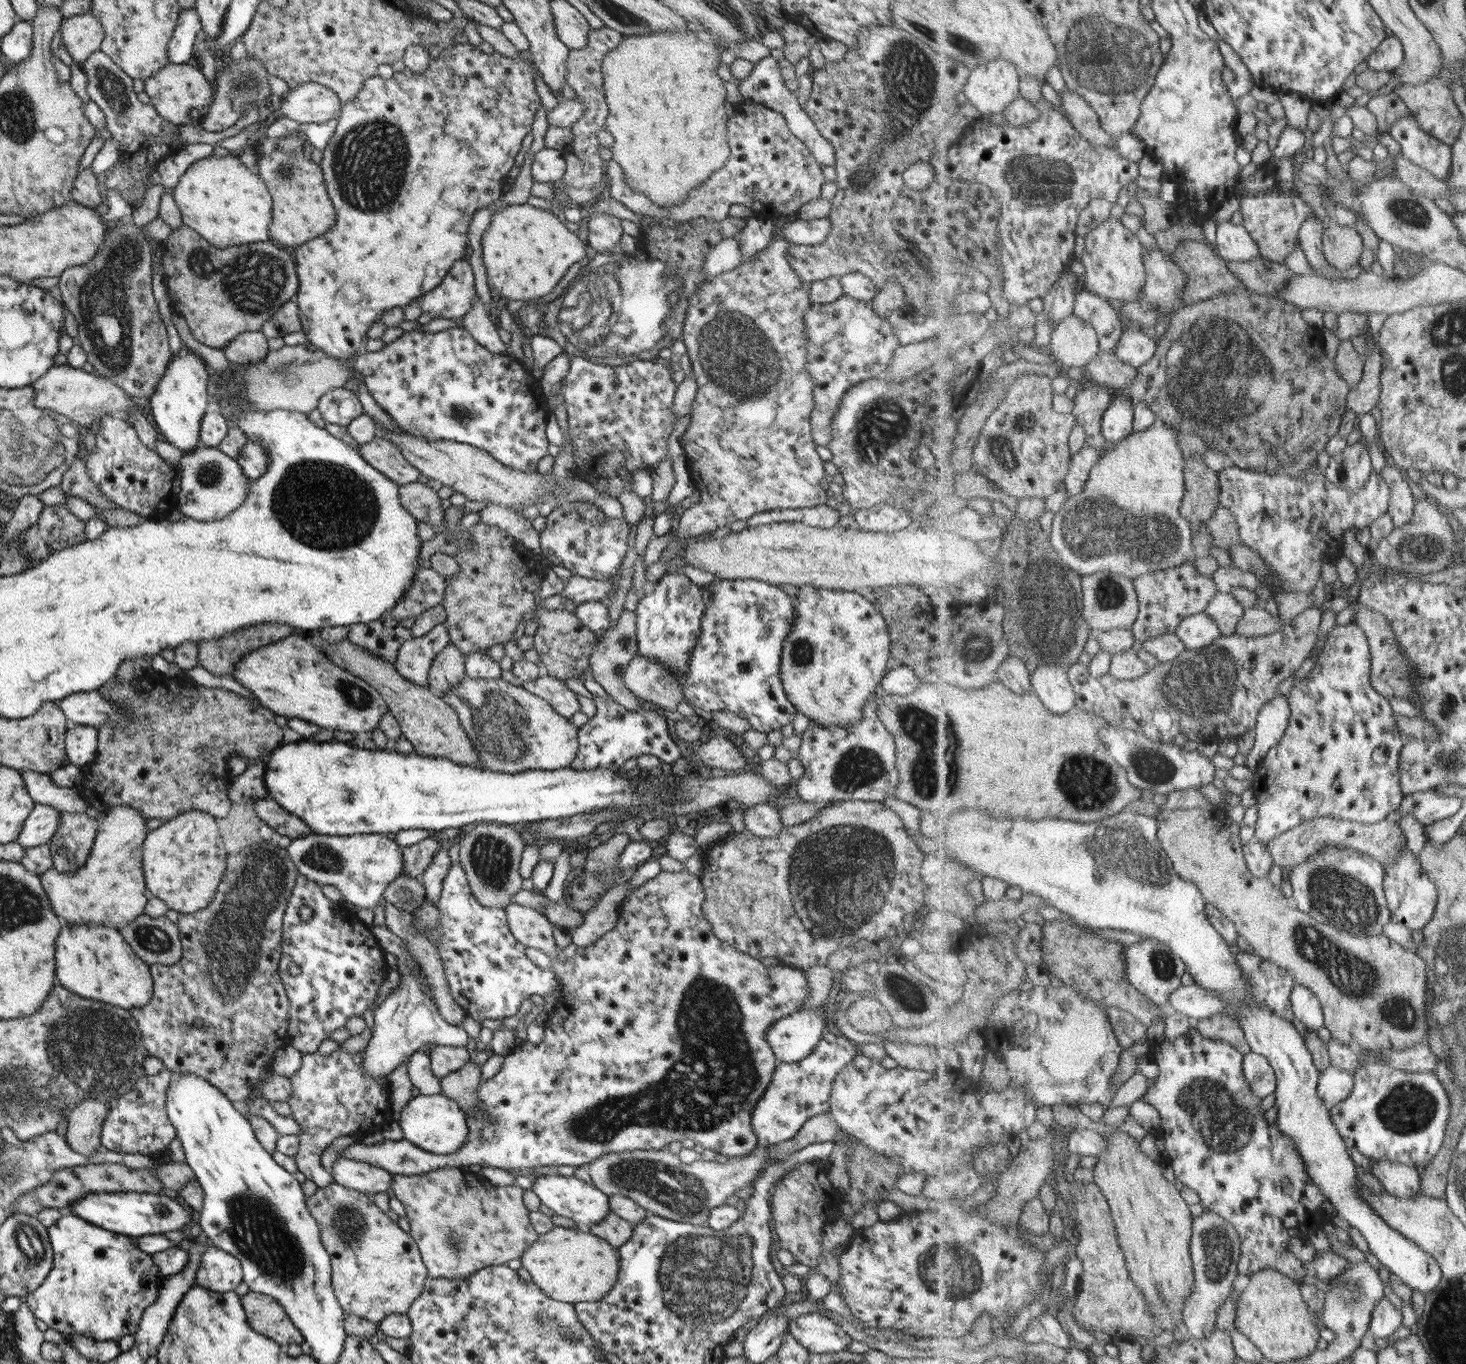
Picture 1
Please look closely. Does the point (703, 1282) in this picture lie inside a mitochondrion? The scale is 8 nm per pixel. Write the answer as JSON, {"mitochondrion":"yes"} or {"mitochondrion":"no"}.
{"mitochondrion":"yes"}

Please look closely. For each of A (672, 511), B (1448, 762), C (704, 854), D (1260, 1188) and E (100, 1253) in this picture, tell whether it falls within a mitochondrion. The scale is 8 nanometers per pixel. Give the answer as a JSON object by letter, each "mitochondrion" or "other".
{"A":"other","B":"mitochondrion","C":"other","D":"other","E":"other"}

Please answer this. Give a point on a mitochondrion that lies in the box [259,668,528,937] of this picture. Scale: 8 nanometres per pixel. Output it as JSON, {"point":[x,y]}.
{"point":[491,857]}

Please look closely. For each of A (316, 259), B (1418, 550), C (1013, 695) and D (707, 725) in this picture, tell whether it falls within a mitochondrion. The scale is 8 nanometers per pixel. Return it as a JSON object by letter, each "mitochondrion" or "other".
{"A":"other","B":"mitochondrion","C":"other","D":"other"}

